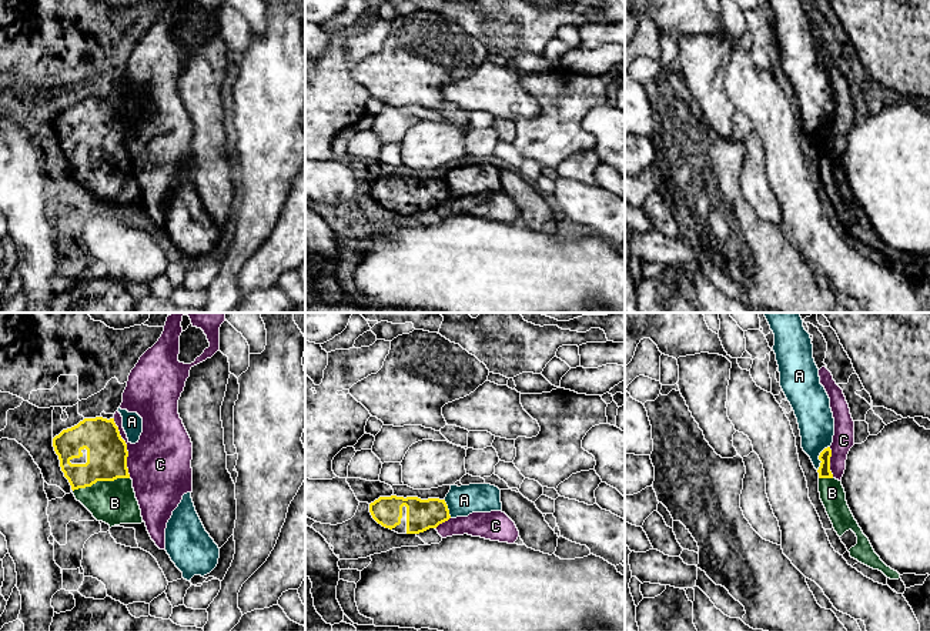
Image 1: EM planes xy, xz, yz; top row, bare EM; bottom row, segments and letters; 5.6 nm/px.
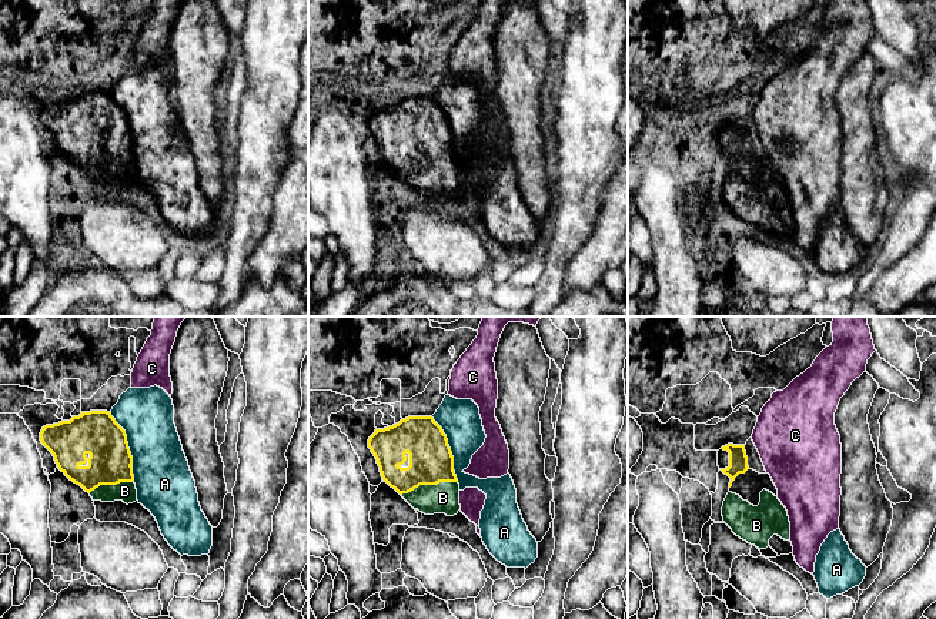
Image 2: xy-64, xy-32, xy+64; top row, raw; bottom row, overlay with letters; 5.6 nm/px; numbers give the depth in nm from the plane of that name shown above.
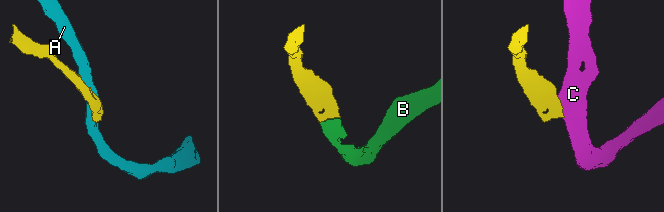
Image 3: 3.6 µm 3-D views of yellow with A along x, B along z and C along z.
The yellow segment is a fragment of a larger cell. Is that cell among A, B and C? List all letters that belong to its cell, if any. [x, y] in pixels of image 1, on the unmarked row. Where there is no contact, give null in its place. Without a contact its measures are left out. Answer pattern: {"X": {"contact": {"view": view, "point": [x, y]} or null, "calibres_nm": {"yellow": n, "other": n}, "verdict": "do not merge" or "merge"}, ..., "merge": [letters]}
{"A": {"contact": {"view": "yz", "point": [819, 137]}, "calibres_nm": {"yellow": 70, "other": 200}, "verdict": "do not merge"}, "B": {"contact": {"view": "xy", "point": [100, 160]}, "calibres_nm": {"yellow": 220, "other": 240}, "verdict": "merge"}, "C": {"contact": {"view": "xy", "point": [126, 129]}, "calibres_nm": {"yellow": 220, "other": 360}, "verdict": "do not merge"}, "merge": ["B"]}

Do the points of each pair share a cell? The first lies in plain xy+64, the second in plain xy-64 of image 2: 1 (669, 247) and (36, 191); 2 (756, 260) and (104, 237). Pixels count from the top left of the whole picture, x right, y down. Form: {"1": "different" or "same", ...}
{"1": "same", "2": "same"}

